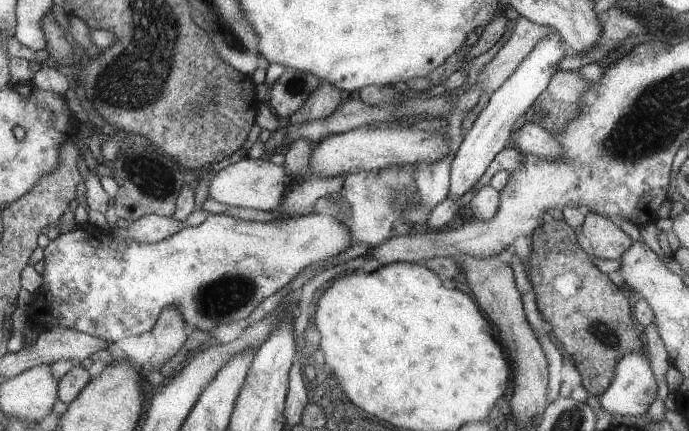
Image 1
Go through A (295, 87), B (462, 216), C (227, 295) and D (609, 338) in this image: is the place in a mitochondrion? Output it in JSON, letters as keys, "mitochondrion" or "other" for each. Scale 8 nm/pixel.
{"A":"mitochondrion","B":"other","C":"mitochondrion","D":"mitochondrion"}

